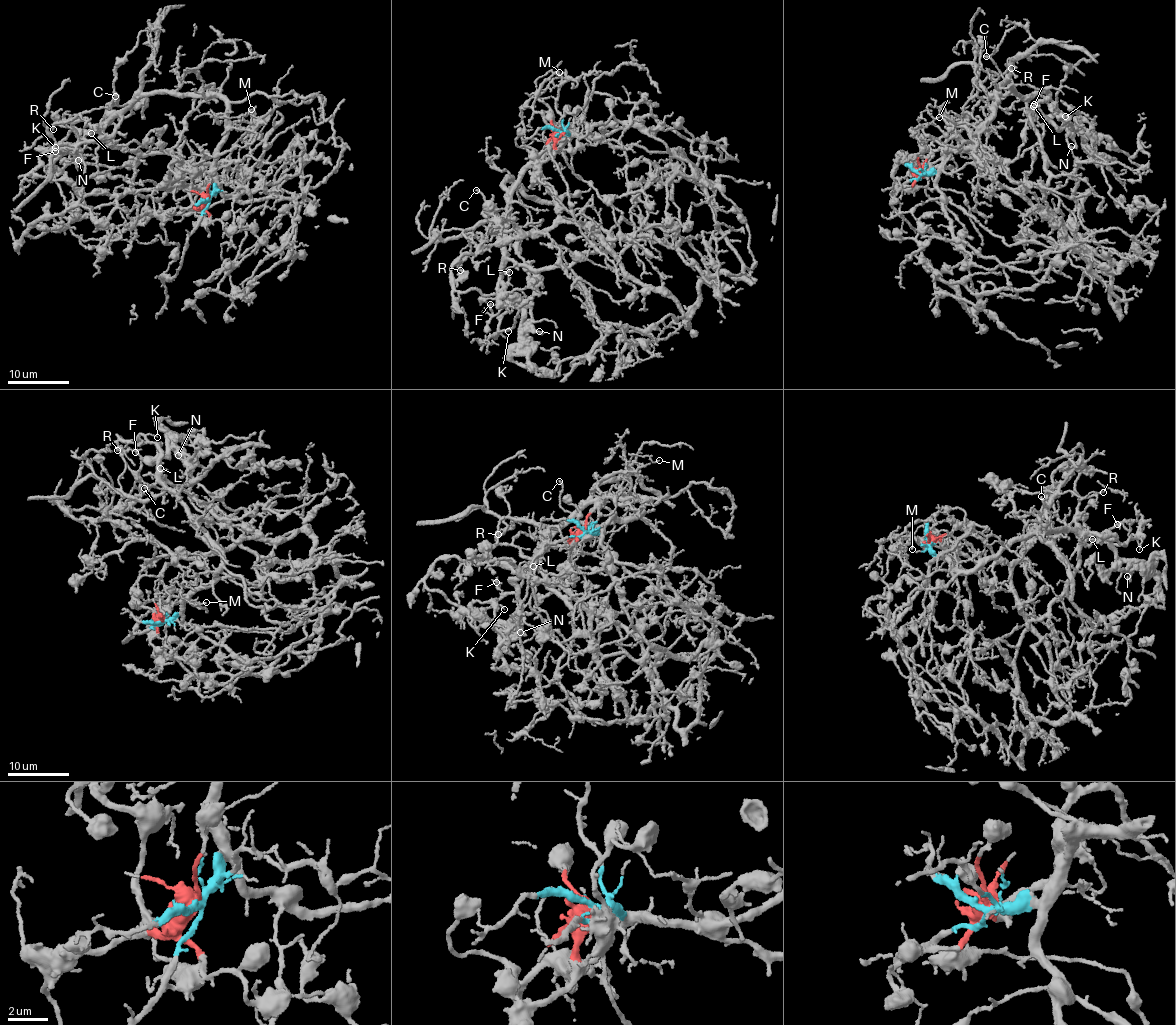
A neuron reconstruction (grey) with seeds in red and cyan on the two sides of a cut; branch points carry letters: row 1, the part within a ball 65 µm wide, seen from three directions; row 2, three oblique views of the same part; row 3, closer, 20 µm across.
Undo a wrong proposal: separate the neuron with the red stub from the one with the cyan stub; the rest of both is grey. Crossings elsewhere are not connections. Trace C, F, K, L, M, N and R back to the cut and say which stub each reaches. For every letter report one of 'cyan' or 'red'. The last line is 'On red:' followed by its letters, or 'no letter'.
C: cyan
F: cyan
K: cyan
L: cyan
M: cyan
N: cyan
R: cyan
On red: no letter

